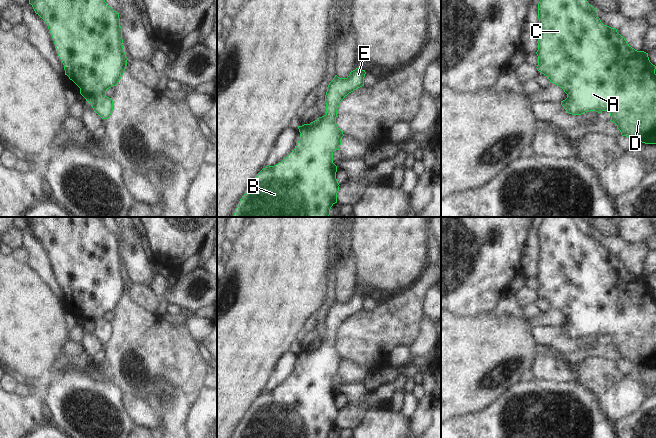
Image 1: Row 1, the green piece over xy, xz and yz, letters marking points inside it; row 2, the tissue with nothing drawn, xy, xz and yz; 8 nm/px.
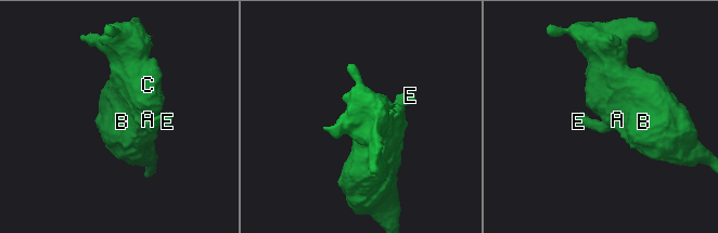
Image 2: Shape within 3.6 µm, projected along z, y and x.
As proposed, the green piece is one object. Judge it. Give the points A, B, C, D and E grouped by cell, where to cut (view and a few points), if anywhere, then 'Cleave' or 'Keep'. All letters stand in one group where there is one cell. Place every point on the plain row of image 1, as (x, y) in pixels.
Groups: A B C D E. No split. Keep.

